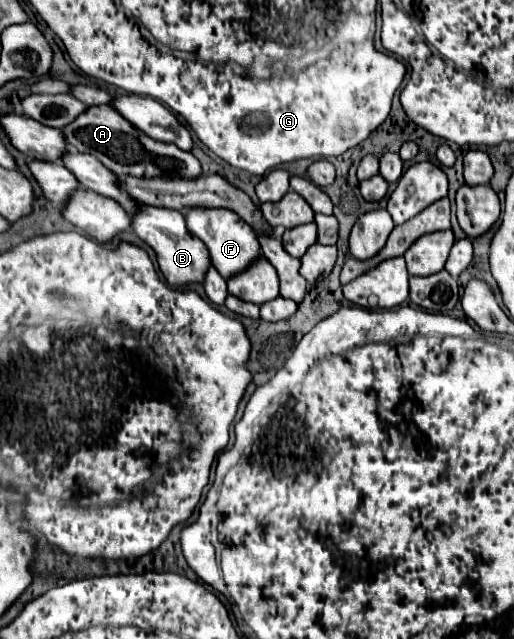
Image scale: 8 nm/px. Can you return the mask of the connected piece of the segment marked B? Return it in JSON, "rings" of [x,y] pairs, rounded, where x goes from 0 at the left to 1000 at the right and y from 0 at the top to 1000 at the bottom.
{"rings":[[[272,321],[272,330],[265,330],[253,343],[257,343],[261,365],[304,393],[311,424],[331,446],[354,449],[366,443],[393,443],[397,440],[397,424],[409,415],[405,390],[397,387],[397,380],[385,371],[377,371],[362,362],[358,340],[350,330],[296,324],[296,321]]]}

